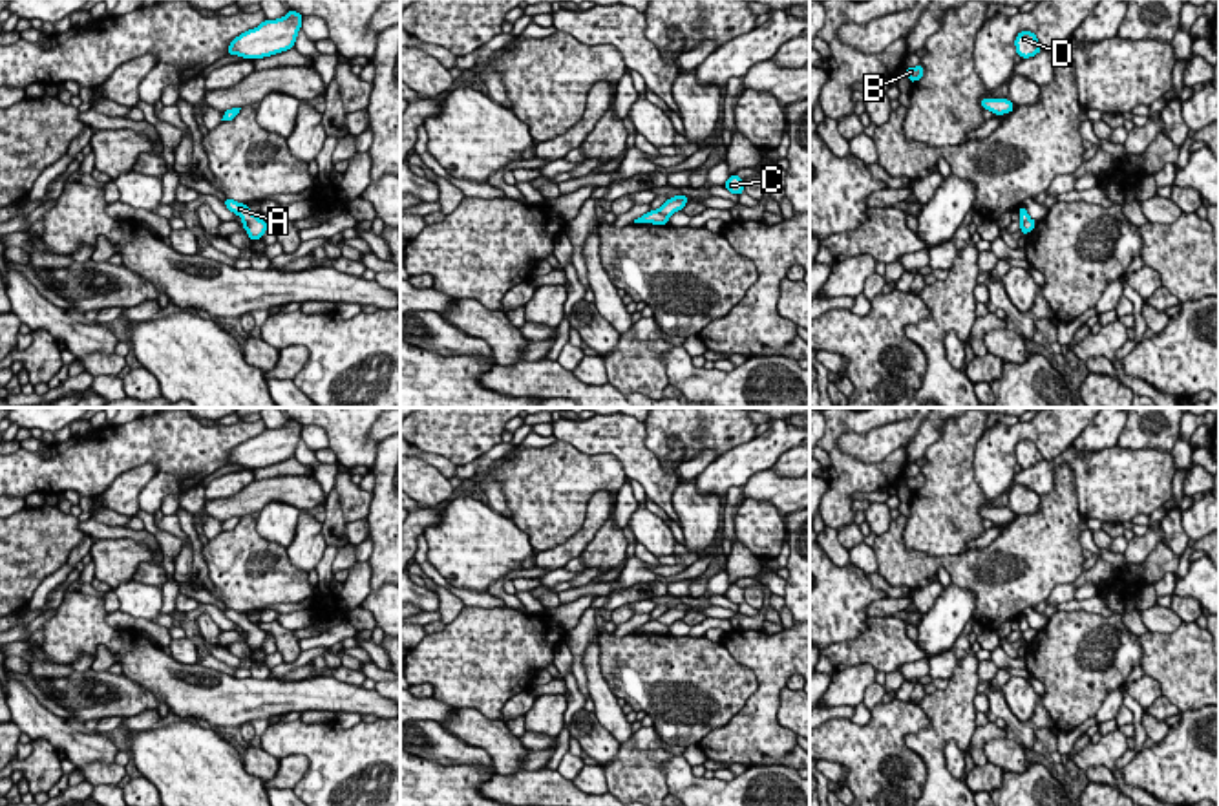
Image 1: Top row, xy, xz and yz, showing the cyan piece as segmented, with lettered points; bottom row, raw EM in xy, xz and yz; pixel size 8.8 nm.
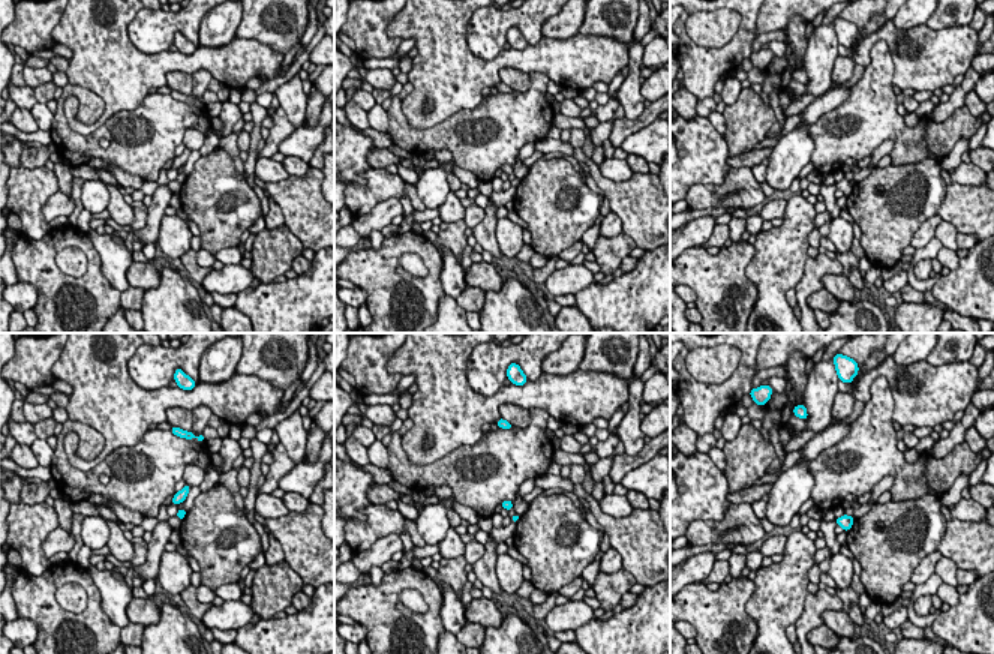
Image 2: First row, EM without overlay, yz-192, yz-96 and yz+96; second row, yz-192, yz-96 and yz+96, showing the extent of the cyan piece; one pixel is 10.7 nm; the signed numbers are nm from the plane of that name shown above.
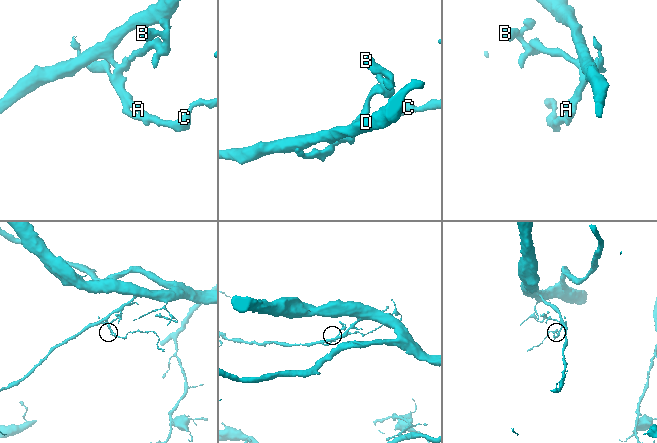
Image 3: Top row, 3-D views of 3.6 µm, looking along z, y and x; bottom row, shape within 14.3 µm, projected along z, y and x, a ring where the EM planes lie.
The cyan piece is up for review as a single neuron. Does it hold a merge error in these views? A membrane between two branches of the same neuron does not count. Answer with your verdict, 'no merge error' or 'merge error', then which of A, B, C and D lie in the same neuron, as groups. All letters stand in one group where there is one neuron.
merge error; groups A C D / B

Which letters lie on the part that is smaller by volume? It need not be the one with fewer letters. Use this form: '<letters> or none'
B

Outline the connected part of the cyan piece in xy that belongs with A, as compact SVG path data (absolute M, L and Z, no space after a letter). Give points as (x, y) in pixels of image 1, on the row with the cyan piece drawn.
M225 199L223 205L234 212L236 216L239 216L249 227L247 227L247 236L252 239L252 241L258 241L261 239L261 236L265 234L269 223L260 219L256 214L252 214L249 210L249 205L243 205L243 203L238 203L234 199Z

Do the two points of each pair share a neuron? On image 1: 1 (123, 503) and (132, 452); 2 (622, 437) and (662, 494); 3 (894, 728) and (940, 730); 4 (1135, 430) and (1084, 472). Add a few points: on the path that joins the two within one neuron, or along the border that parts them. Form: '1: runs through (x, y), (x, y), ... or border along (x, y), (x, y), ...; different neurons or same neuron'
1: border along (158, 466), (132, 466), (97, 496); different neurons
2: runs through (631, 452), (655, 479); same neuron
3: border along (918, 704), (929, 722), (905, 744), (927, 772); different neurons
4: border along (1117, 445), (1159, 450); different neurons

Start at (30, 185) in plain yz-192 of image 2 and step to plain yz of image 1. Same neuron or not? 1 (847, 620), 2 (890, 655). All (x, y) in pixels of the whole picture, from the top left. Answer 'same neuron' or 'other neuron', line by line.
1: other neuron
2: same neuron

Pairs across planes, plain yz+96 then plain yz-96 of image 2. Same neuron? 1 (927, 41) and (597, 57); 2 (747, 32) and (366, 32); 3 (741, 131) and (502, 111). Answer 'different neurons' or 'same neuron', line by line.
1: same neuron
2: same neuron
3: same neuron

